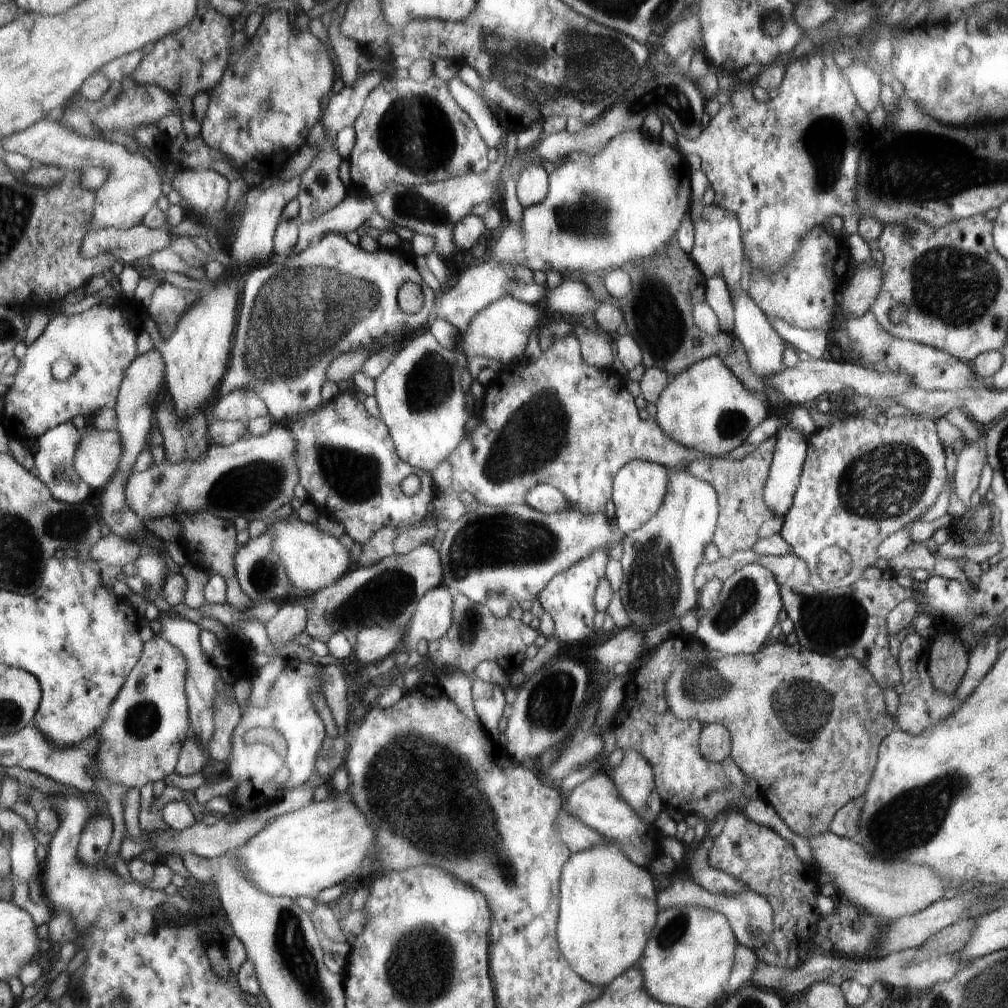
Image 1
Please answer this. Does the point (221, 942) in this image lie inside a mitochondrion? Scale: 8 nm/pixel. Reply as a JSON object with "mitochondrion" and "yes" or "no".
{"mitochondrion":"no"}

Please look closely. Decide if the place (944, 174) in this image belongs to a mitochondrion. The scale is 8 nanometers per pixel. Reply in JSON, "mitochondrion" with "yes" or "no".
{"mitochondrion":"yes"}

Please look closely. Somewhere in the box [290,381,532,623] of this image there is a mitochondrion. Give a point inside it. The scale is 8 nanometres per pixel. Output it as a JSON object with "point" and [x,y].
{"point":[357,477]}

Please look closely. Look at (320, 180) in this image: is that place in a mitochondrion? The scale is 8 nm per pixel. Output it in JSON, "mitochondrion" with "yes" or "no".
{"mitochondrion":"yes"}

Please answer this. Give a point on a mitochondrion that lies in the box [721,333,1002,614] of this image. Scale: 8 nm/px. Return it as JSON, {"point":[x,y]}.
{"point":[884,482]}

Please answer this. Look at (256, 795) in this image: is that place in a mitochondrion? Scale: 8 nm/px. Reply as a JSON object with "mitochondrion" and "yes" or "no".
{"mitochondrion":"no"}

